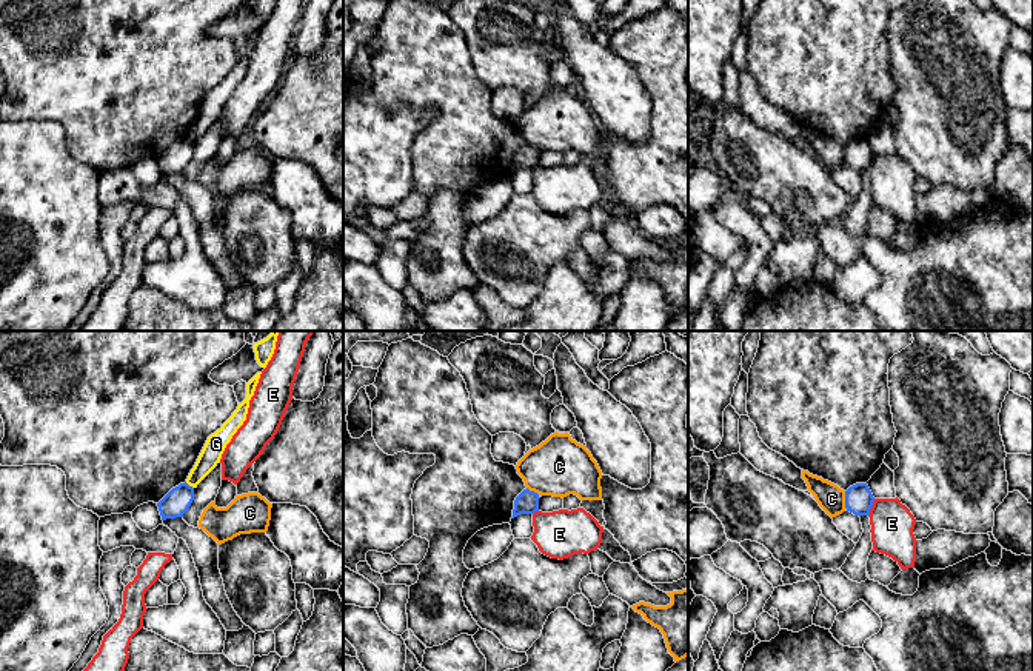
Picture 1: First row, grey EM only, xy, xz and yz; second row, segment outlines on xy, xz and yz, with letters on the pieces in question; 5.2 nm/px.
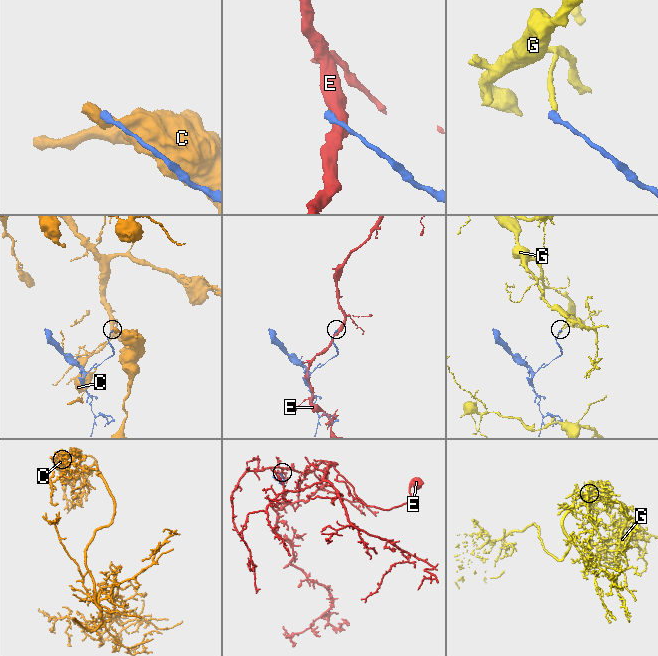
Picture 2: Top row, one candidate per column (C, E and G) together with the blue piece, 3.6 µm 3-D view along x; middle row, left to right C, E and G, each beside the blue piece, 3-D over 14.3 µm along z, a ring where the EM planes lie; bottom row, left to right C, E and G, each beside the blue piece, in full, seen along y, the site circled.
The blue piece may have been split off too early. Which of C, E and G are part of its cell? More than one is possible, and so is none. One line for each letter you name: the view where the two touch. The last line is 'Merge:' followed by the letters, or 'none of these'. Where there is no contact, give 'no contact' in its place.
Merge: none of these

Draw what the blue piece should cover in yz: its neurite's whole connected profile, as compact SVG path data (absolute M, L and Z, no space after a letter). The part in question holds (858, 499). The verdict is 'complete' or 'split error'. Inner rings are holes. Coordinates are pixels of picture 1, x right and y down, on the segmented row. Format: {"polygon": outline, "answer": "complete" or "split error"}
{"polygon": "M856 483L845 491L845 508L854 516L870 516L874 497L867 483Z", "answer": "complete"}

